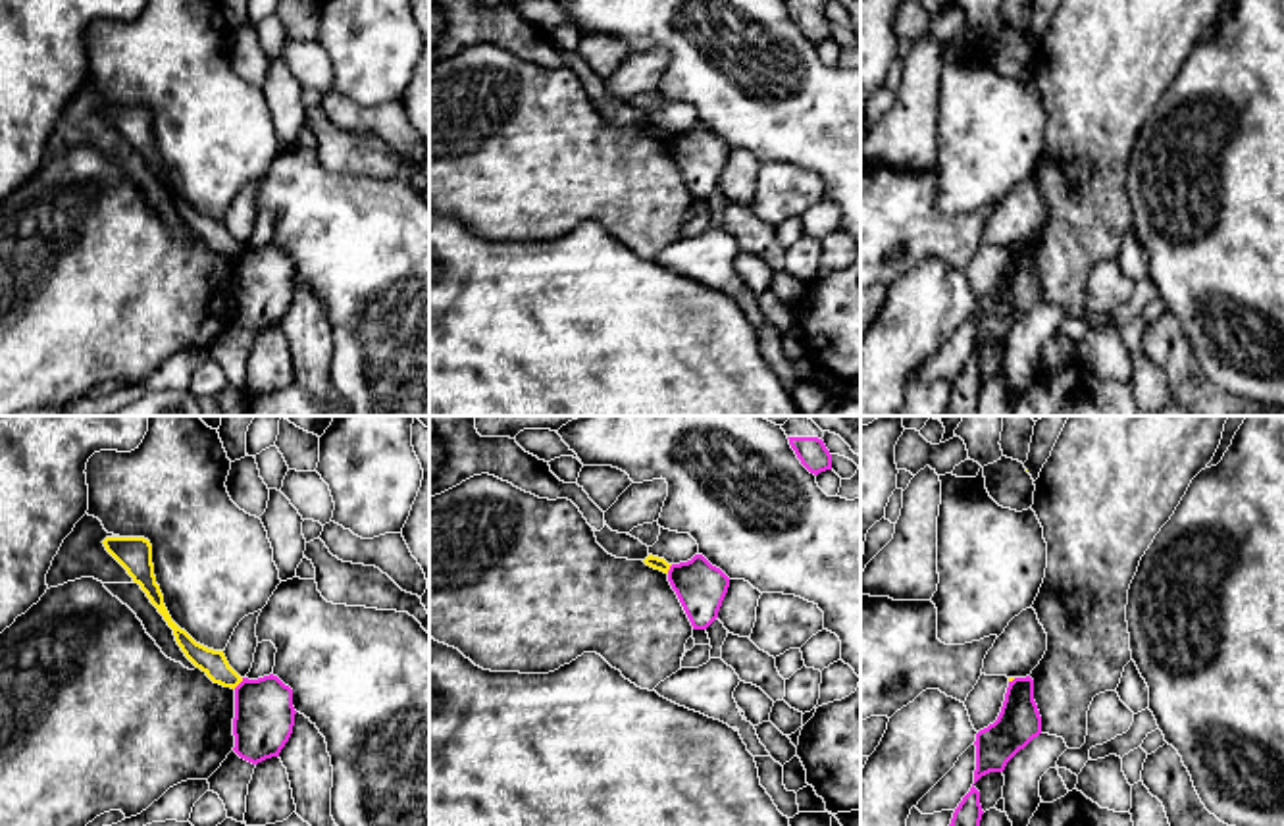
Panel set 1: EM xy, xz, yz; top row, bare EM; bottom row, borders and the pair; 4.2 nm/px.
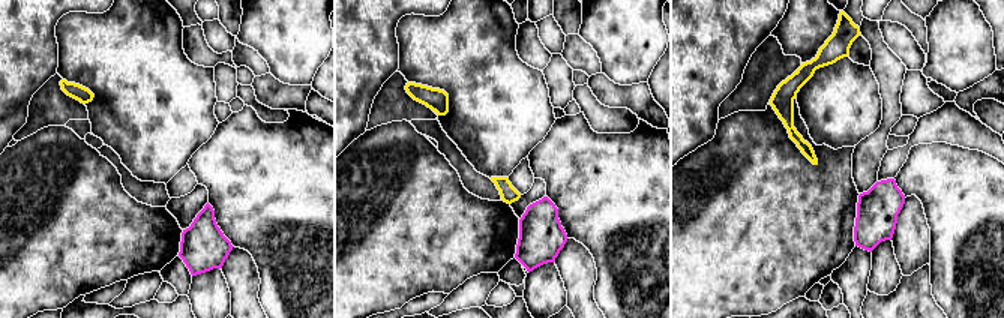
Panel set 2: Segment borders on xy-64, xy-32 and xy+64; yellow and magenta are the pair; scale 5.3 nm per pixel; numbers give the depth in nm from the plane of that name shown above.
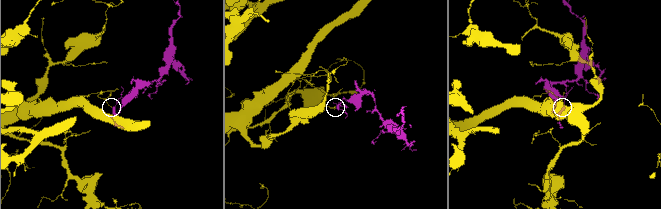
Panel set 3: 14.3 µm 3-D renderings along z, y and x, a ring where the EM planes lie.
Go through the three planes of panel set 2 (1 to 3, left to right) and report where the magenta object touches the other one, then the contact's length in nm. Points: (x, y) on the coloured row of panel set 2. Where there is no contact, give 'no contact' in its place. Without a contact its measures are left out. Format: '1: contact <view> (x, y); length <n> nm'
1: no contact
2: no contact
3: no contact

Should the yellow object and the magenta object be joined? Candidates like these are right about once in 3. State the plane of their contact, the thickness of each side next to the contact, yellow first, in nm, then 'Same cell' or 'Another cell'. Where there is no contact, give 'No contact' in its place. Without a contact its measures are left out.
Touches yellow in xy. Thickness 110 nm (yellow) against 260 nm. Another cell

